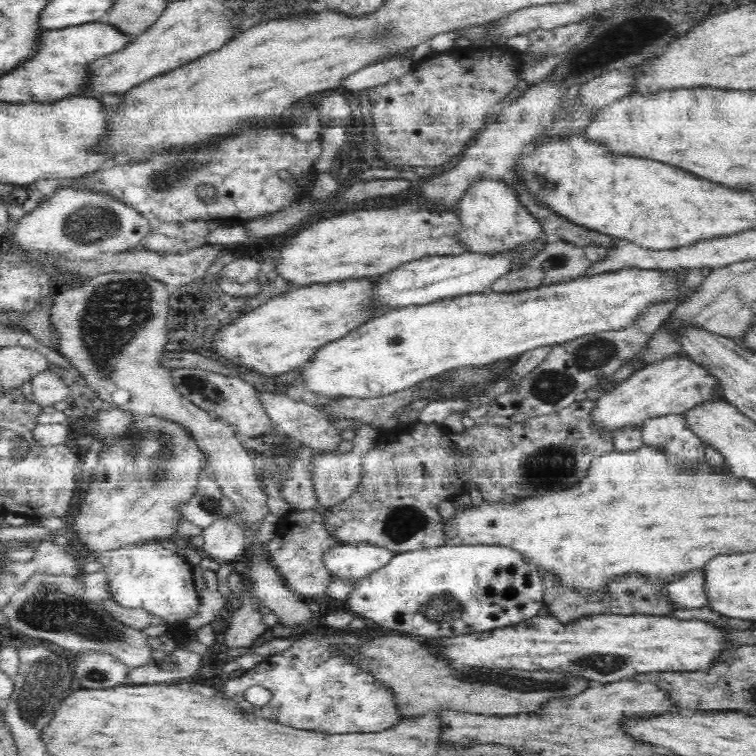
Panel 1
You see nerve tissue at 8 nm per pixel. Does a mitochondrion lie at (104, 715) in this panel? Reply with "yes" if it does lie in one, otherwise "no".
no

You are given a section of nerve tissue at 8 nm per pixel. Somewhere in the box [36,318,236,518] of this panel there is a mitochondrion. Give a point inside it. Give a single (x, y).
(160, 447)

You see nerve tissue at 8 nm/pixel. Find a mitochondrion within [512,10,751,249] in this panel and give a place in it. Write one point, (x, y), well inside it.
(622, 40)

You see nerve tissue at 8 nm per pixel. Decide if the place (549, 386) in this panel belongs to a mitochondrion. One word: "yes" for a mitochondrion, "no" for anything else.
yes

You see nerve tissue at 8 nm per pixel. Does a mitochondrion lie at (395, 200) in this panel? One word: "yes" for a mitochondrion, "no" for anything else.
no

